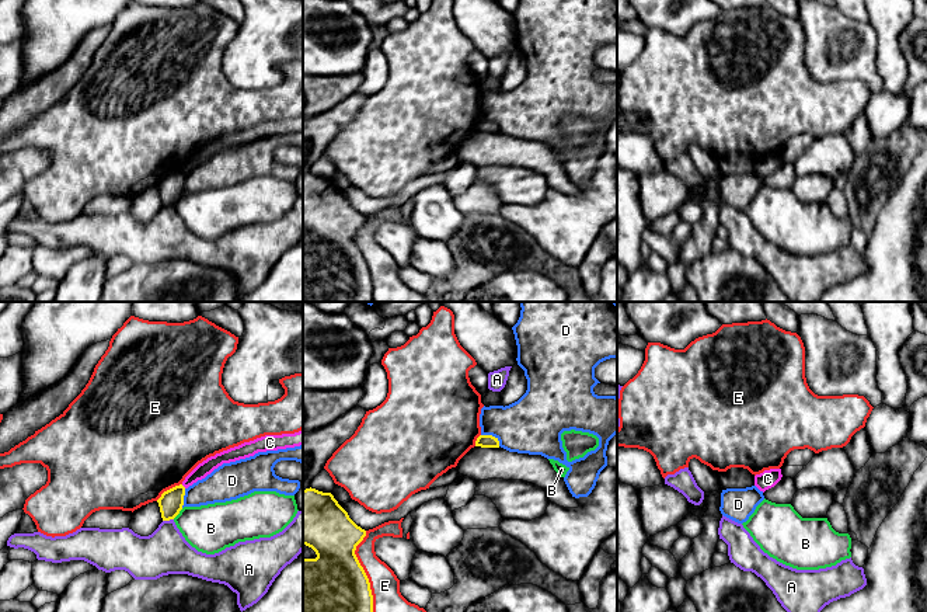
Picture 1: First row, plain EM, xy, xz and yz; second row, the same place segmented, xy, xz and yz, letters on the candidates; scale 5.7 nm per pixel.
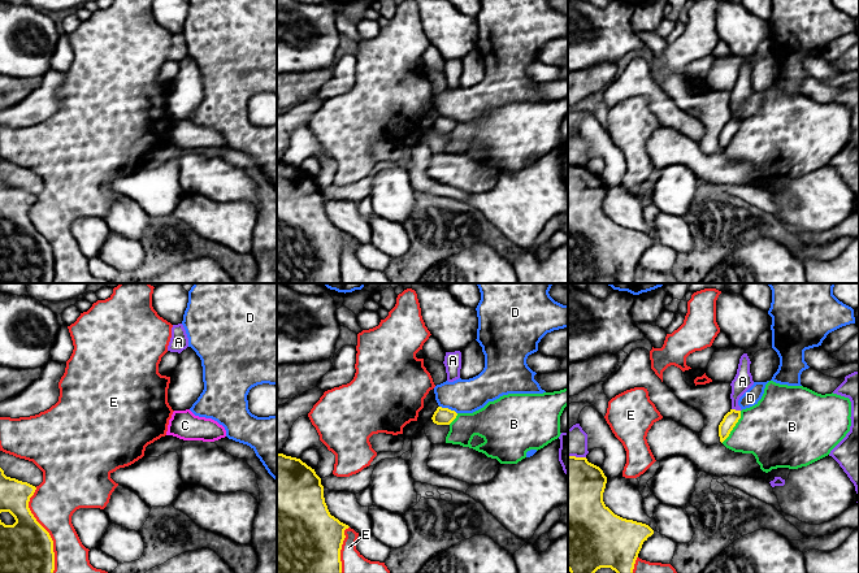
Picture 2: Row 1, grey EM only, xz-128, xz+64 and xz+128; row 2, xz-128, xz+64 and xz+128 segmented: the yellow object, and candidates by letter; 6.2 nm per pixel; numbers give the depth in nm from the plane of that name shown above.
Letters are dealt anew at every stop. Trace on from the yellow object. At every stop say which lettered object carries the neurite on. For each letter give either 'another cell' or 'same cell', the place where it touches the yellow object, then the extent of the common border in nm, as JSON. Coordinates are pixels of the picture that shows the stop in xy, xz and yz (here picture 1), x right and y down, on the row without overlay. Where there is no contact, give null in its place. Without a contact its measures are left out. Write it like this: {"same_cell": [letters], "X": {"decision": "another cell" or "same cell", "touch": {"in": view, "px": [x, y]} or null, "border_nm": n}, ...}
{"same_cell": [], "A": {"decision": "another cell", "touch": {"in": "xy", "px": [167, 205]}, "border_nm": 70}, "B": {"decision": "another cell", "touch": {"in": "xy", "px": [177, 200]}, "border_nm": 90}, "C": {"decision": "another cell", "touch": {"in": "xy", "px": [183, 171]}, "border_nm": 40}, "D": {"decision": "another cell", "touch": {"in": "xz", "px": [492, 122]}, "border_nm": 130}, "E": {"decision": "another cell", "touch": {"in": "xz", "px": [365, 258]}, "border_nm": 500}}

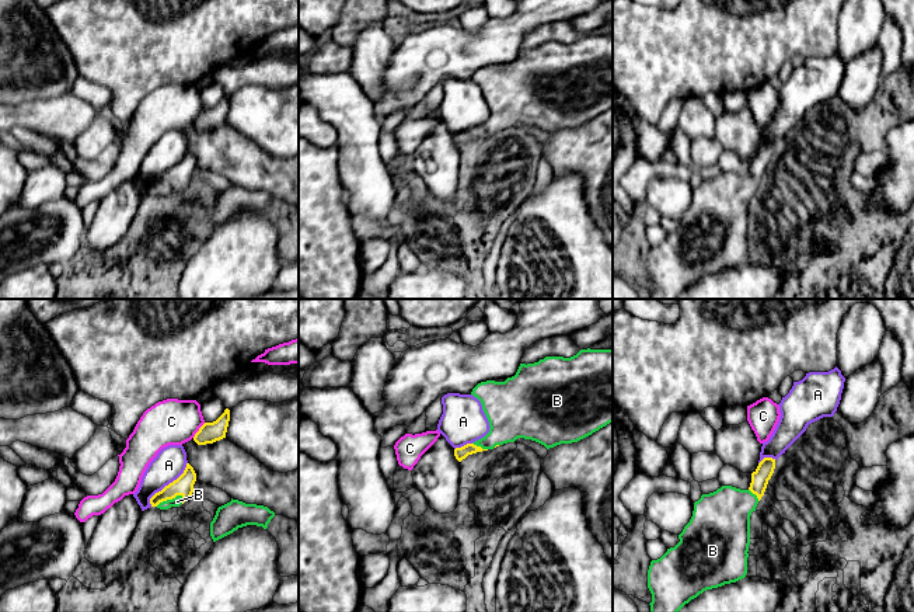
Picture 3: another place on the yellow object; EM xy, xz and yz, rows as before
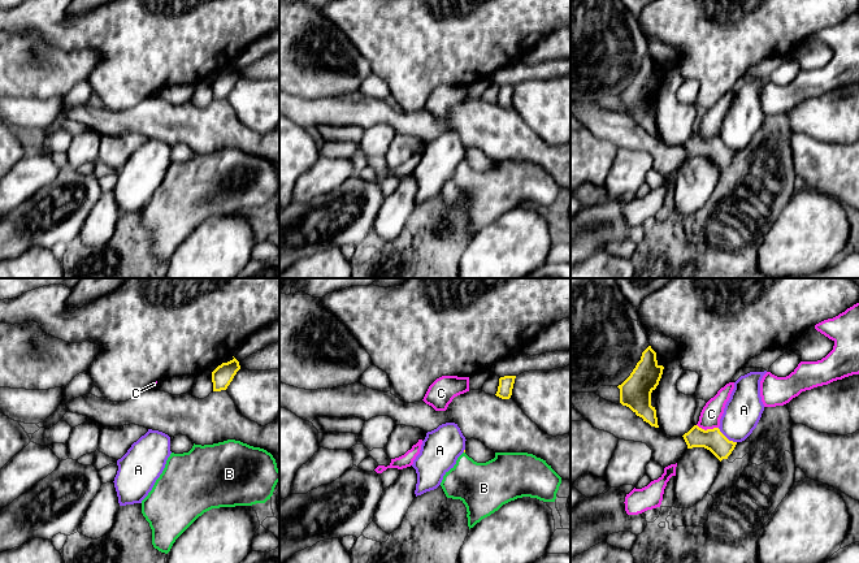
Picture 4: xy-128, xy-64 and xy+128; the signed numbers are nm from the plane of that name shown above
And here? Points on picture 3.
{"same_cell": ["B"], "A": {"decision": "another cell", "touch": {"in": "xy", "px": [168, 170]}, "border_nm": 340}, "B": {"decision": "same cell", "touch": {"in": "xy", "px": [170, 184]}, "border_nm": 170}, "C": {"decision": "another cell", "touch": {"in": "xy", "px": [199, 115]}, "border_nm": 120}}

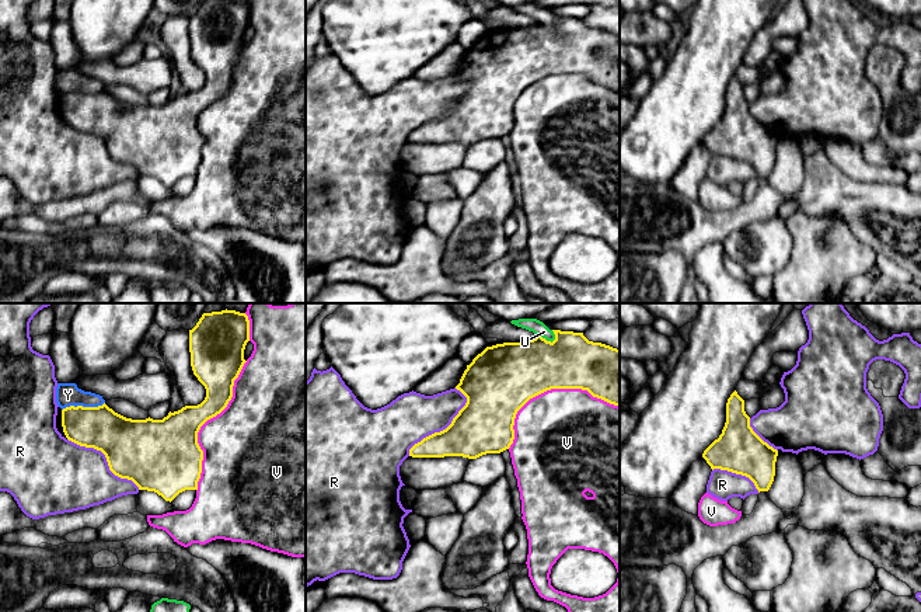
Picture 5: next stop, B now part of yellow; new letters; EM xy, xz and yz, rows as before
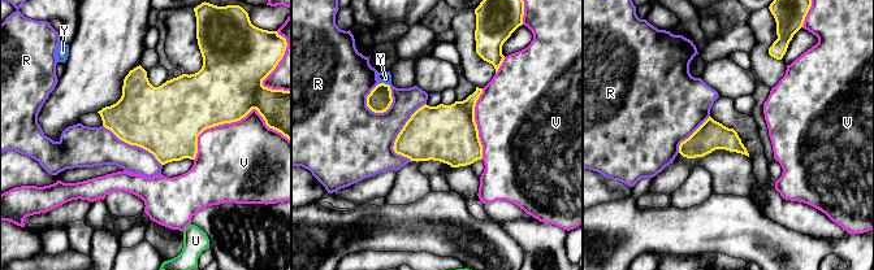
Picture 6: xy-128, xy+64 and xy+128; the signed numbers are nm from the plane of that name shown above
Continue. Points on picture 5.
{"same_cell": [], "R": {"decision": "another cell", "touch": {"in": "xz", "px": [443, 115]}, "border_nm": 480}, "U": {"decision": "another cell", "touch": {"in": "xz", "px": [546, 25]}, "border_nm": 110}, "V": {"decision": "another cell", "touch": {"in": "xz", "px": [550, 75]}, "border_nm": 700}, "Y": {"decision": "another cell", "touch": {"in": "xy", "px": [82, 91]}, "border_nm": 260}}

